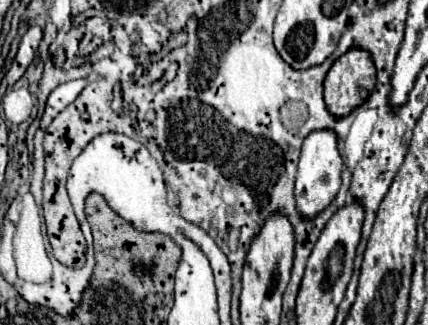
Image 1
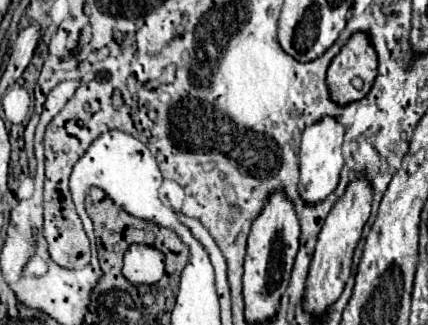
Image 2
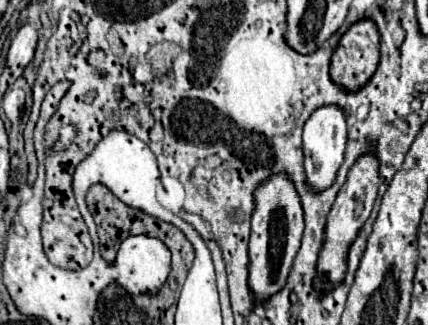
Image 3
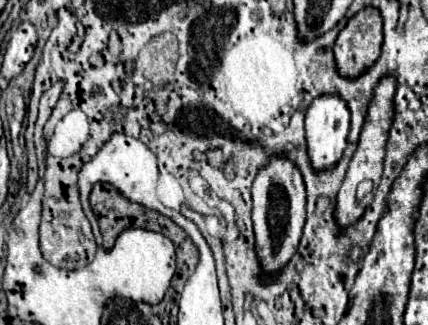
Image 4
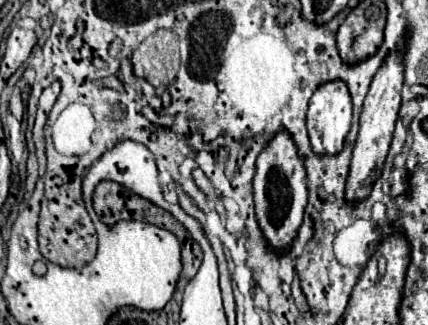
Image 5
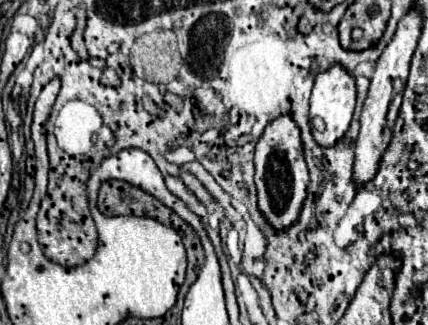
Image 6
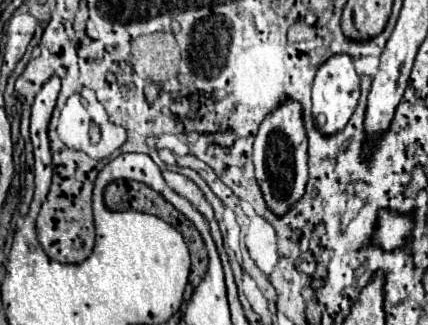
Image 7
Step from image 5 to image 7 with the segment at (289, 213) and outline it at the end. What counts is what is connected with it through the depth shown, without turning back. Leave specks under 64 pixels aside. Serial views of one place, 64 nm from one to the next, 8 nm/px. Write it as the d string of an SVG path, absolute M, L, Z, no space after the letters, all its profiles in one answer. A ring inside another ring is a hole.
M284 100L262 120L254 140L254 166L264 200L274 214L284 214L304 194L308 182L308 136L298 100Z

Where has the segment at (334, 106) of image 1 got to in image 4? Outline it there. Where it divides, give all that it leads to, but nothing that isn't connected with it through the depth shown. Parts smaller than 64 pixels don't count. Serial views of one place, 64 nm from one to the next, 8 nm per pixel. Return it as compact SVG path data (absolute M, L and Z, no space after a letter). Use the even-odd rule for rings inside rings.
M376 6L362 8L348 24L340 30L334 56L338 72L342 76L358 76L370 68L380 56L382 46L382 20Z

